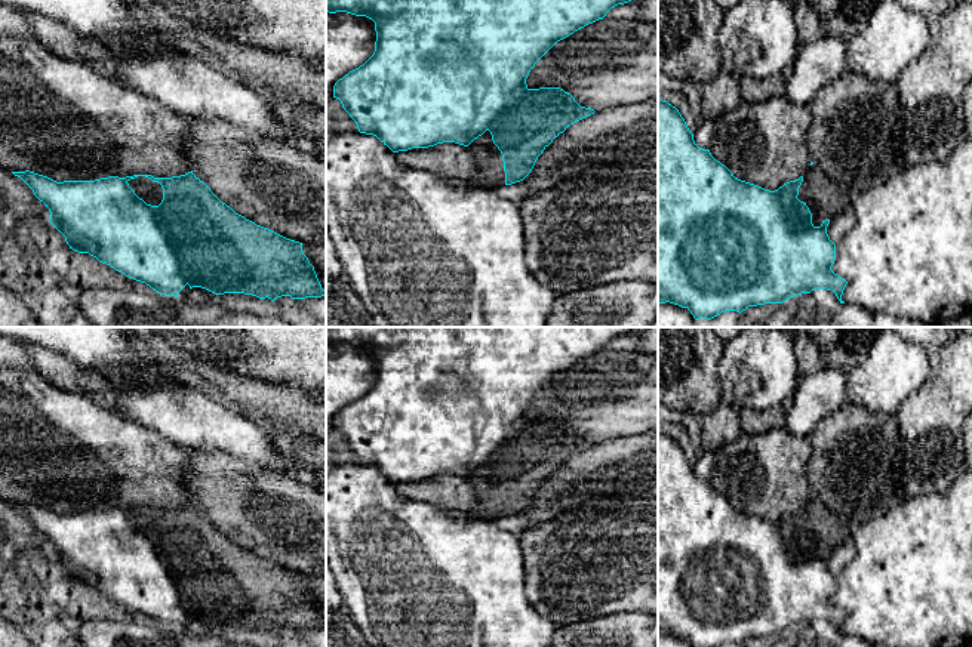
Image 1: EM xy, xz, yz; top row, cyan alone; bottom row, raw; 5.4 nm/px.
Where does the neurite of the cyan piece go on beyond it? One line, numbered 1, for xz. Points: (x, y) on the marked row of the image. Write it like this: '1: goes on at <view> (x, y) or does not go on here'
1: does not go on here

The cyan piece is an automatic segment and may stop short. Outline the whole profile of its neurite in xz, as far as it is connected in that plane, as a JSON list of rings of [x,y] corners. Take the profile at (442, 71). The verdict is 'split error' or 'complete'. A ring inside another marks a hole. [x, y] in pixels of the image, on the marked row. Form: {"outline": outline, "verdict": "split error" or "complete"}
{"outline": [[[326,0],[329,13],[347,12],[356,16],[366,16],[375,22],[376,41],[373,55],[359,68],[350,71],[333,86],[333,98],[339,99],[342,108],[356,121],[360,133],[376,136],[393,152],[412,148],[428,148],[443,142],[455,142],[468,147],[486,130],[490,132],[493,144],[502,154],[505,185],[523,181],[533,169],[542,151],[563,133],[570,124],[594,114],[591,108],[581,107],[575,98],[560,87],[529,89],[526,78],[535,64],[560,40],[575,31],[603,19],[606,13],[631,0]]], "verdict": "complete"}

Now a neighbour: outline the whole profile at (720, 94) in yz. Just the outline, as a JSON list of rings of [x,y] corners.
[[[720,70],[701,86],[701,115],[704,120],[716,120],[741,102],[739,78]]]

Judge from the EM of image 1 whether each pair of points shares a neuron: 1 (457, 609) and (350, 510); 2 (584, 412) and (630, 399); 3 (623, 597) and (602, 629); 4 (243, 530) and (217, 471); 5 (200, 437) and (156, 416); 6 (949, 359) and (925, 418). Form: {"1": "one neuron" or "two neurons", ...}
{"1": "one neuron", "2": "one neuron", "3": "two neurons", "4": "one neuron", "5": "one neuron", "6": "one neuron"}

